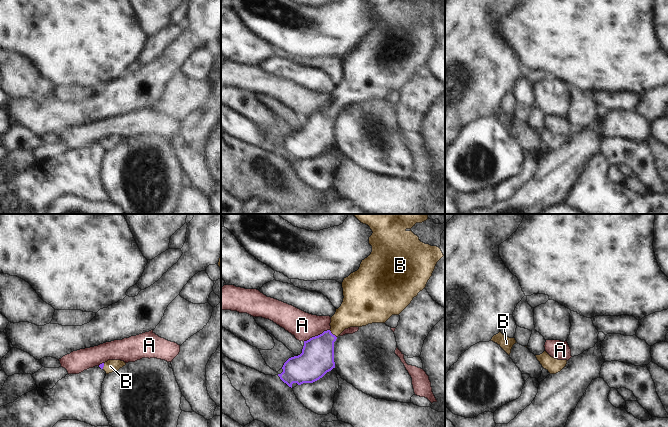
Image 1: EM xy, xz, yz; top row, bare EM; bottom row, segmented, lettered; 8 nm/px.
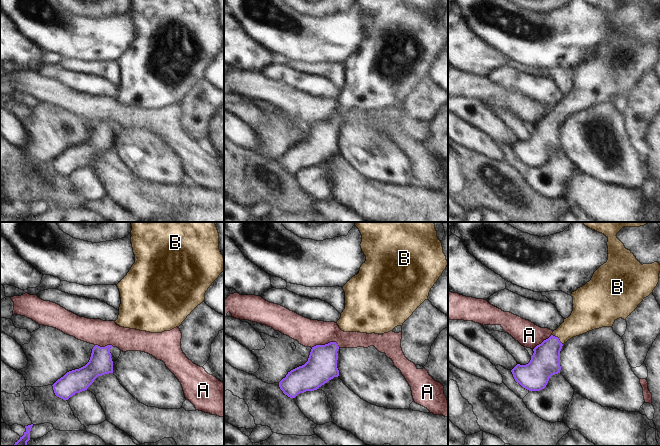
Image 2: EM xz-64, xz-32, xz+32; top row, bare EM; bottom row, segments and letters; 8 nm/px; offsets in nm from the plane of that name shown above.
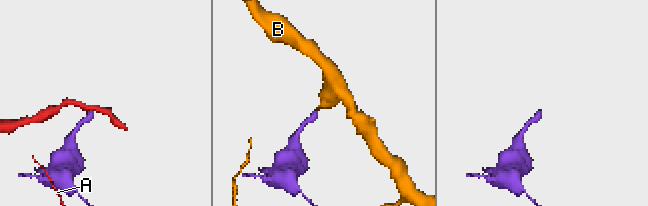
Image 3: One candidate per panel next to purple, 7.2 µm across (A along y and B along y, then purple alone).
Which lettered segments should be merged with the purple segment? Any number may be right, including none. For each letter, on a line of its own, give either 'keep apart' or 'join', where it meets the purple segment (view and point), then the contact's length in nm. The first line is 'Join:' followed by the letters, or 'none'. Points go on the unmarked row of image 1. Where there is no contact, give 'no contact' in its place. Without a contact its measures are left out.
Join: B
A: keep apart; meets purple in xz at (316, 112); contact 240 nm long
B: join; meets purple in xz at (332, 110); contact 90 nm long

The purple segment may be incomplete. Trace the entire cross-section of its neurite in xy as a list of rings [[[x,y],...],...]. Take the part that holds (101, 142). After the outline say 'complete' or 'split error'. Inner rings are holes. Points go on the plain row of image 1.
[[[108,136],[107,138],[100,140],[99,143],[103,145],[106,148],[106,150],[109,150],[118,147],[125,141],[126,139],[121,136]]]; split error

